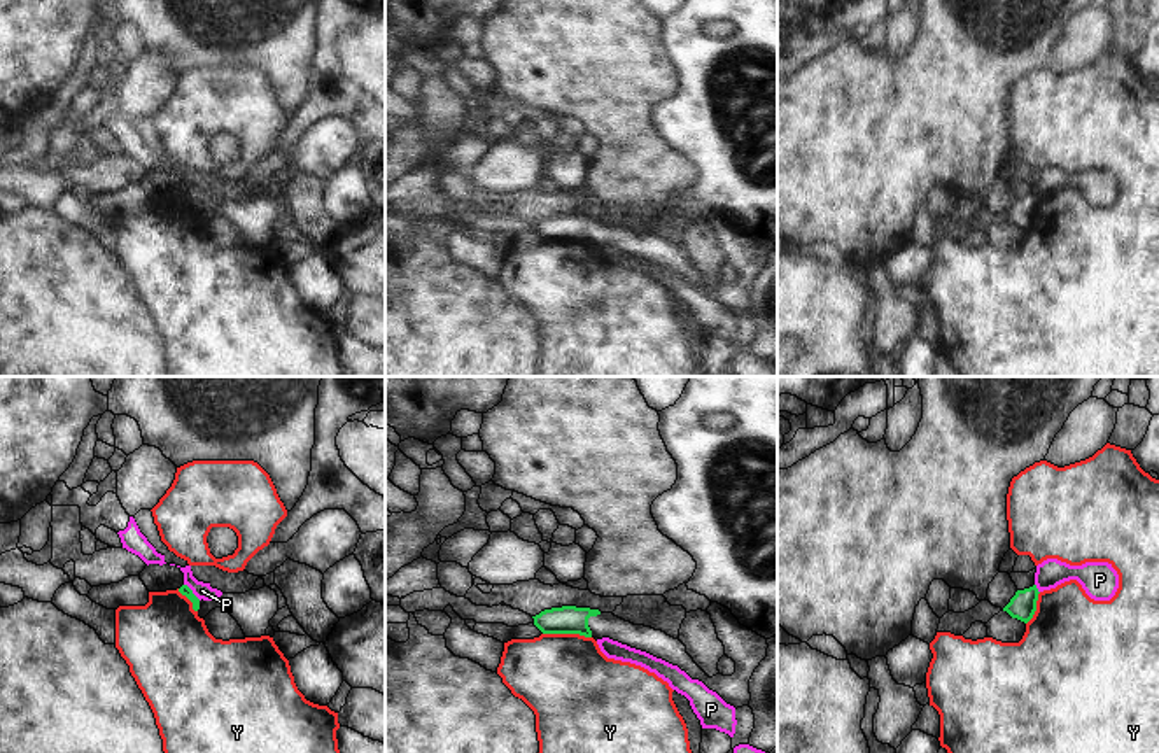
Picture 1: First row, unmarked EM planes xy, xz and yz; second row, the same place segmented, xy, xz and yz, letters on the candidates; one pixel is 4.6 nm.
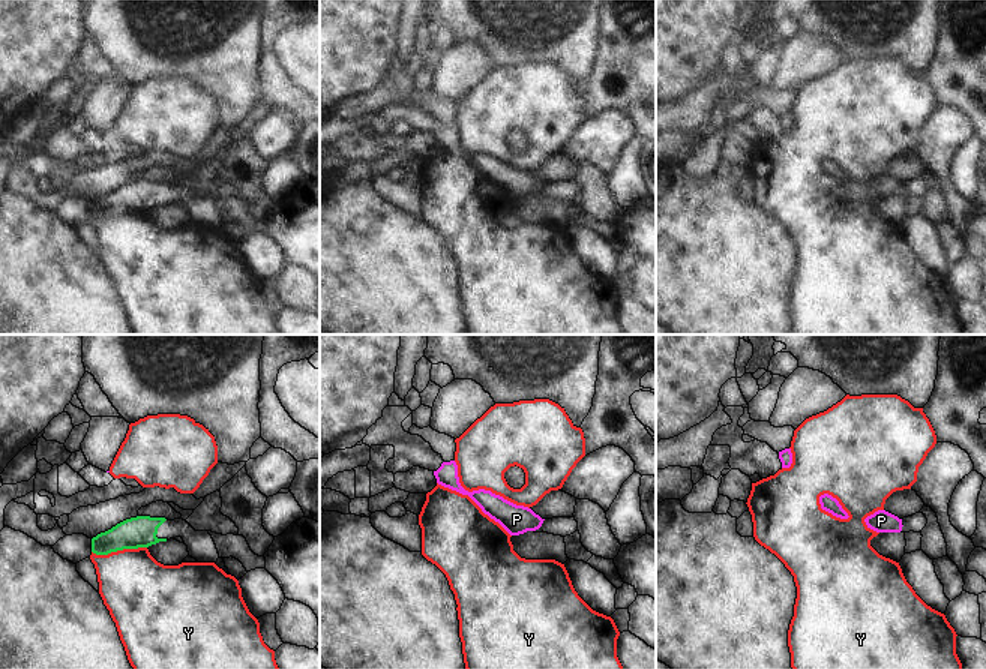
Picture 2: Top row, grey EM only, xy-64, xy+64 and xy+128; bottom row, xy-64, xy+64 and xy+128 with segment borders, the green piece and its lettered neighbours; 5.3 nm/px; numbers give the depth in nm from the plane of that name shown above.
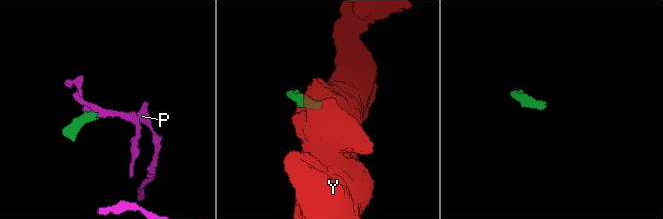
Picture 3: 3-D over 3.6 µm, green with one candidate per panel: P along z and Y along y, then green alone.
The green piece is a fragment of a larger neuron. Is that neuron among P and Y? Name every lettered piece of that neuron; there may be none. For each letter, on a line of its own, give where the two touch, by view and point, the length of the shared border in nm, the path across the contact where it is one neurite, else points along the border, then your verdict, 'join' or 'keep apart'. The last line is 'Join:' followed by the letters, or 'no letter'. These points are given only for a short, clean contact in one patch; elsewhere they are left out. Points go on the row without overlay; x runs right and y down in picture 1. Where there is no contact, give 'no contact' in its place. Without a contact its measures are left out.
P: contact xy (191, 200); length 110 nm; border xy (184, 191), (200, 207); keep apart
Y: contact xz (568, 240); length 220 nm; border xz (543, 240), (578, 240), (590, 246); keep apart
Join: no letter

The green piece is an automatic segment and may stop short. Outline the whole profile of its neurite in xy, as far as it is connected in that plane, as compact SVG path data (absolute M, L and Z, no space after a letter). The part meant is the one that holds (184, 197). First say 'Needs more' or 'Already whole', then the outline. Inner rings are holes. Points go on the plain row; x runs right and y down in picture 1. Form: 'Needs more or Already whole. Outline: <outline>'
Needs more. Outline: M187 193L179 196L193 210L193 217L205 226L212 217L226 217L242 235L245 245L266 243L270 228L278 219L278 203L270 194L245 201L222 201L215 208L200 208Z

